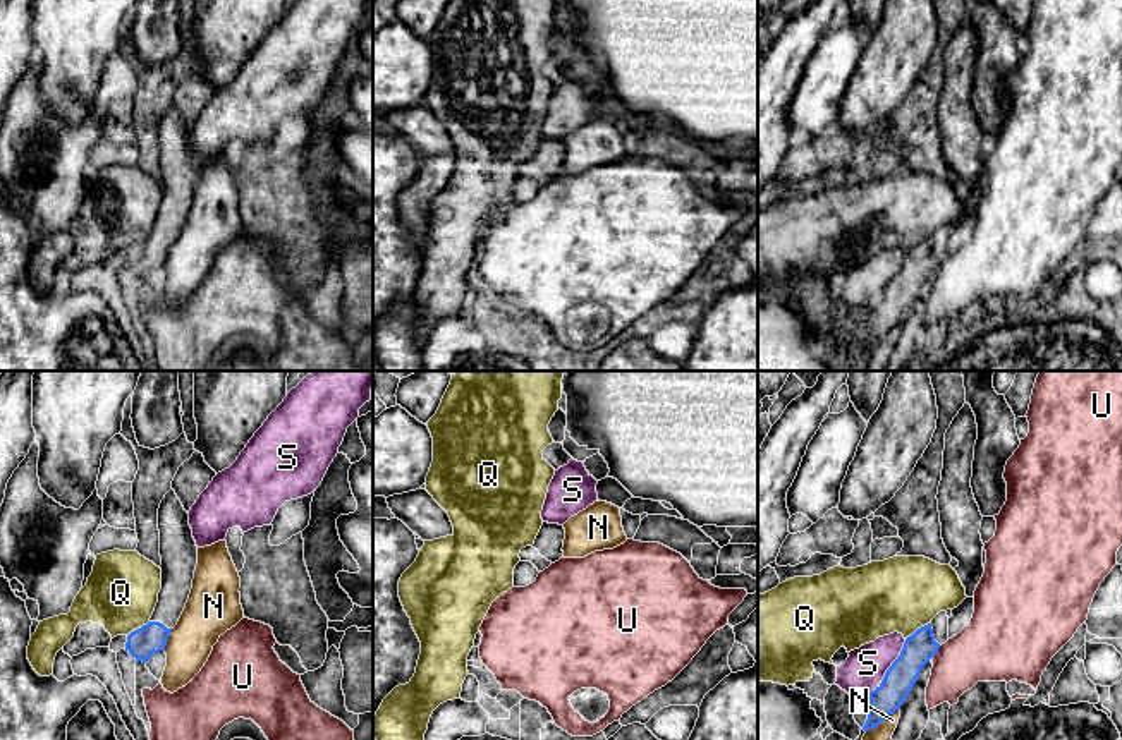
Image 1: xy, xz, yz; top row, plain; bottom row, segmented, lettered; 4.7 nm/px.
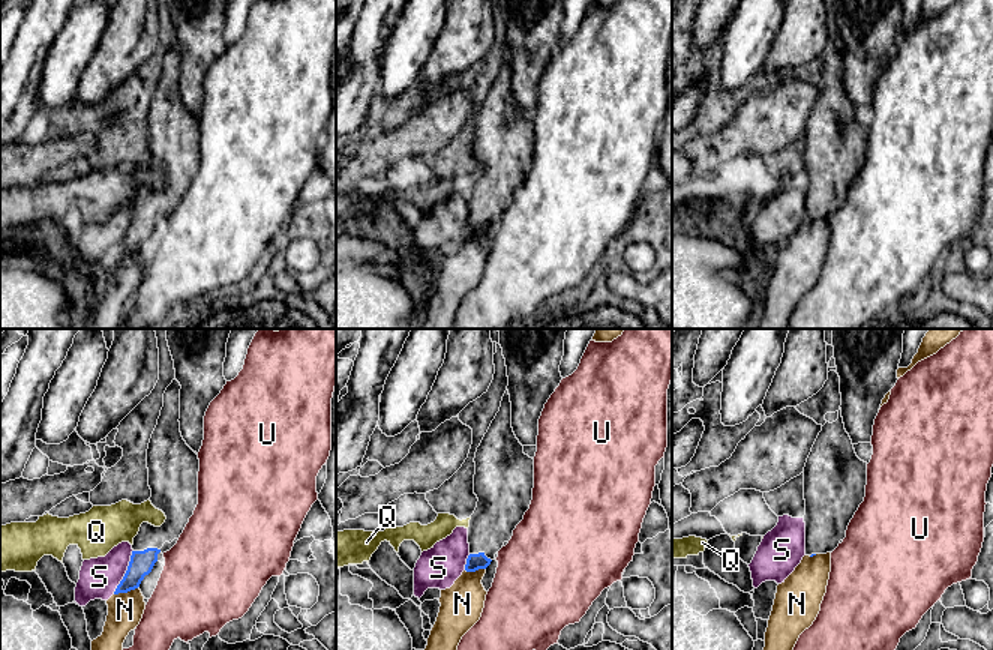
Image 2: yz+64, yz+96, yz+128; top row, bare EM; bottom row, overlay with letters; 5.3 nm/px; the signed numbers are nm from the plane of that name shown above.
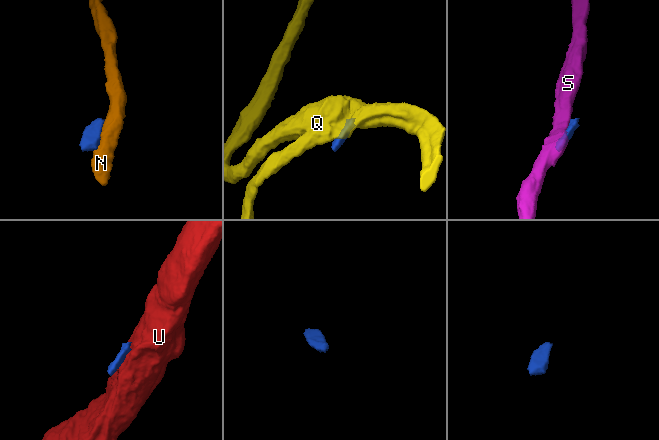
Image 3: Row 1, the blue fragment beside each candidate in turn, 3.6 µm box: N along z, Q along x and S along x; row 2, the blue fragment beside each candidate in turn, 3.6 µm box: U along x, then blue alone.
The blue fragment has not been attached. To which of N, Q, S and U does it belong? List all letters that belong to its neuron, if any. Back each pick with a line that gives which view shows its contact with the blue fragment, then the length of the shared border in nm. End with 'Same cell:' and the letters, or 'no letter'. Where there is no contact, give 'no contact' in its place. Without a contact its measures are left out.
Same cell: no letter

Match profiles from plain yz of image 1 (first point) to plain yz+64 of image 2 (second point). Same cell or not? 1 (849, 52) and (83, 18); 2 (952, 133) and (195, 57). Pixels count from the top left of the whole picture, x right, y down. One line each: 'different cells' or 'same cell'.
1: same cell
2: different cells

